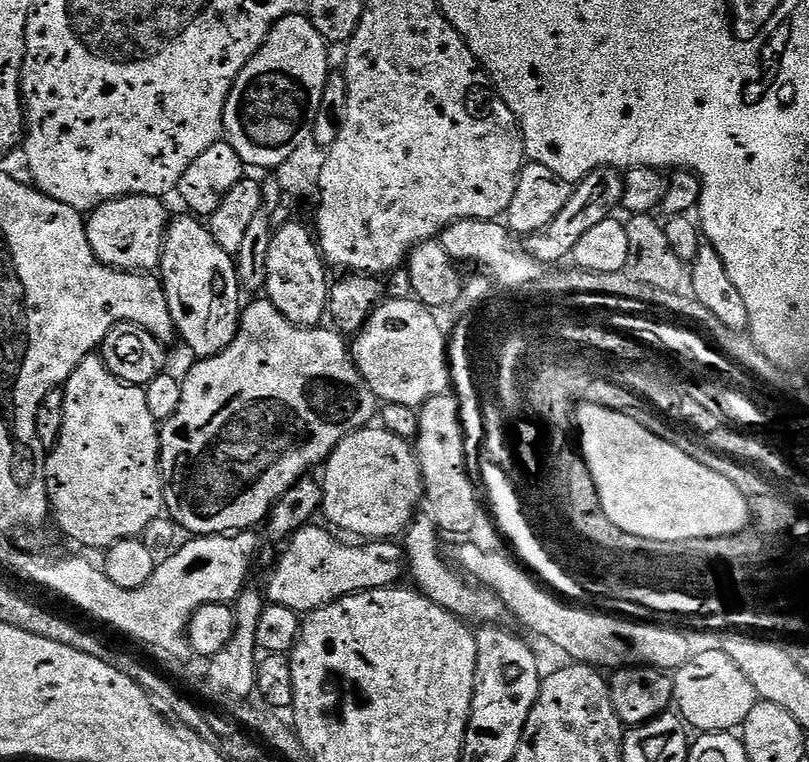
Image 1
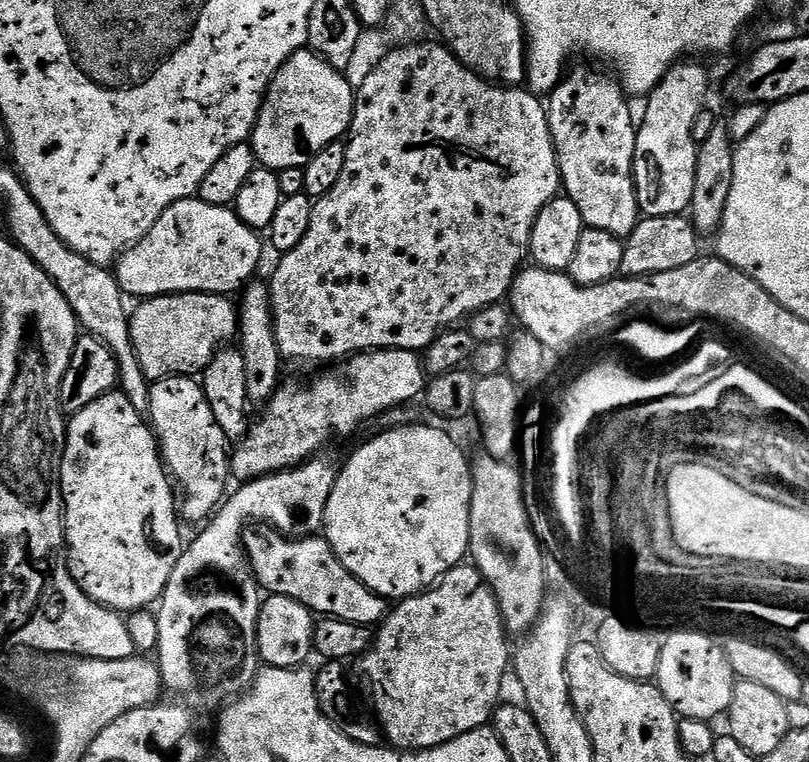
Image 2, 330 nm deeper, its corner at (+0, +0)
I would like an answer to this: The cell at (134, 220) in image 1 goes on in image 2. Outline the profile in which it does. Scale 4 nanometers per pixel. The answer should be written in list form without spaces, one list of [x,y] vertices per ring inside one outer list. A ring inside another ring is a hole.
[[[189,198],[187,200],[179,200],[174,202],[167,210],[165,210],[158,218],[158,222],[154,222],[154,226],[150,230],[150,234],[146,234],[146,238],[142,238],[133,248],[128,248],[125,252],[120,253],[115,265],[114,271],[116,280],[120,284],[120,289],[124,291],[125,297],[147,298],[150,296],[173,296],[176,292],[214,292],[217,294],[233,294],[239,293],[257,274],[256,267],[260,264],[260,255],[263,254],[264,248],[260,245],[261,233],[257,229],[246,226],[240,221],[239,216],[231,207],[223,208],[222,206],[210,206],[206,201],[199,198]]]

